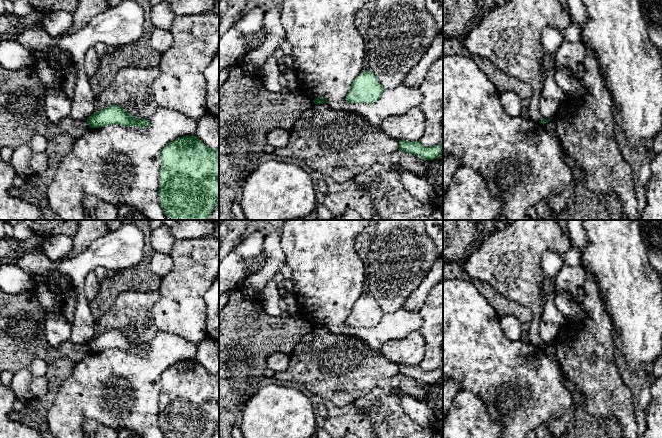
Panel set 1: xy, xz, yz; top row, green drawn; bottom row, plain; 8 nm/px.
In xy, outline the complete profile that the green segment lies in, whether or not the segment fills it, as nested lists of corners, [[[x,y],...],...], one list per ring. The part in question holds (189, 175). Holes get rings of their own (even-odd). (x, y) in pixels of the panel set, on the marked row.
[[[195,135],[169,142],[161,151],[159,204],[173,220],[206,220],[219,204],[219,149],[210,149]]]

